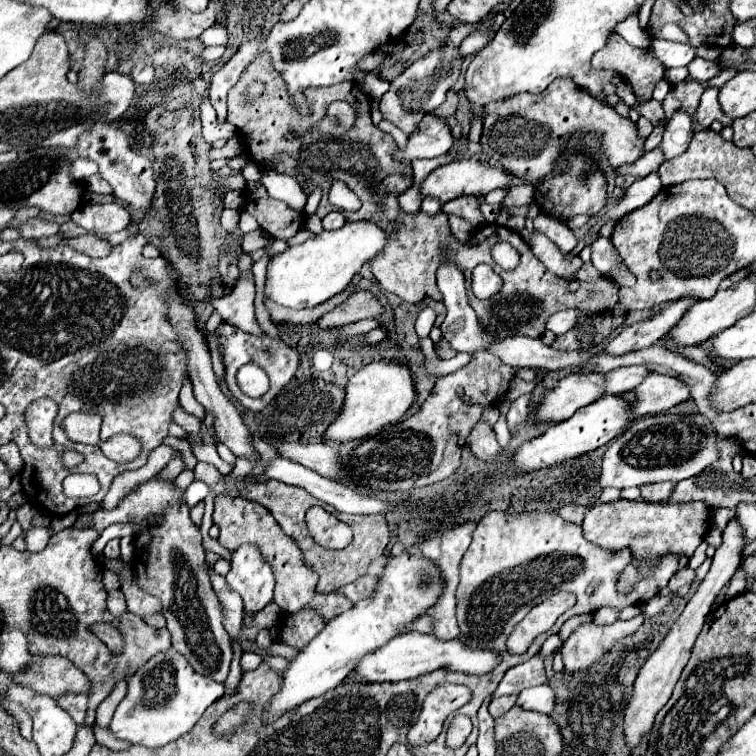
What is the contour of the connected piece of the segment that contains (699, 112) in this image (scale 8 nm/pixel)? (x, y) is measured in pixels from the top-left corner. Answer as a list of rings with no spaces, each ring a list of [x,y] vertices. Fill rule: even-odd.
[[[706,89],[700,97],[700,105],[696,109],[696,121],[702,125],[702,129],[710,129],[712,121],[720,121],[723,126],[731,126],[733,120],[724,111],[720,111],[718,103],[718,89]]]

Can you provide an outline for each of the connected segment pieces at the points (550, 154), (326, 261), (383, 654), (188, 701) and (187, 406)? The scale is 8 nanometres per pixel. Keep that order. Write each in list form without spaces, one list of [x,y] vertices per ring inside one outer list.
[[[556,79],[556,83],[550,83],[550,87],[542,91],[542,95],[524,93],[524,95],[516,95],[512,99],[506,99],[504,103],[492,103],[486,107],[484,133],[480,139],[482,157],[486,157],[486,159],[492,157],[494,161],[500,161],[506,169],[514,171],[524,181],[536,183],[538,179],[546,177],[556,167],[556,163],[560,159],[560,151],[572,139],[574,131],[582,131],[582,133],[596,131],[596,137],[604,139],[604,153],[614,167],[630,165],[644,155],[644,139],[638,137],[638,129],[628,117],[618,115],[612,107],[608,107],[602,101],[594,99],[592,95],[580,91],[570,79]]]
[[[368,221],[346,223],[338,231],[322,231],[316,237],[300,245],[292,245],[270,259],[264,295],[266,299],[290,309],[316,307],[344,291],[360,267],[380,253],[384,243],[386,233]]]
[[[404,633],[396,639],[390,639],[384,647],[372,651],[370,655],[364,655],[356,667],[350,671],[348,677],[354,677],[354,683],[382,683],[382,681],[402,681],[412,679],[416,675],[434,671],[434,669],[452,669],[462,673],[488,673],[496,667],[500,657],[494,651],[482,651],[482,649],[470,649],[464,647],[460,641],[440,641],[432,639],[432,635],[424,633]]]
[[[176,649],[156,653],[140,669],[128,677],[128,693],[120,701],[108,729],[116,739],[124,739],[134,745],[162,747],[188,733],[202,717],[208,705],[224,695],[224,685],[198,675],[188,659]]]
[[[188,377],[184,379],[180,394],[179,403],[187,413],[190,413],[203,421],[206,411],[202,405],[200,405],[193,394],[192,383]]]

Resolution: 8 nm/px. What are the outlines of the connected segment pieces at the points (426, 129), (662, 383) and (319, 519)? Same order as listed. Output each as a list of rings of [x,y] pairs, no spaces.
[[[424,115],[418,123],[416,131],[408,137],[406,147],[398,147],[394,151],[394,159],[402,165],[412,165],[414,159],[432,159],[450,151],[454,145],[454,137],[442,117]]]
[[[650,373],[638,387],[624,395],[632,403],[630,415],[634,419],[666,413],[670,407],[690,399],[688,387],[684,387],[684,383],[662,373]]]
[[[322,507],[306,513],[306,525],[312,539],[326,549],[344,549],[352,541],[352,529]]]

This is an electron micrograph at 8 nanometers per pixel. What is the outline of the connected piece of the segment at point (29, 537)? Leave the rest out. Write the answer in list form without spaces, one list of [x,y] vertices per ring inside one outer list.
[[[48,527],[26,531],[26,551],[30,551],[30,553],[42,551],[48,545],[48,539],[50,539]]]

